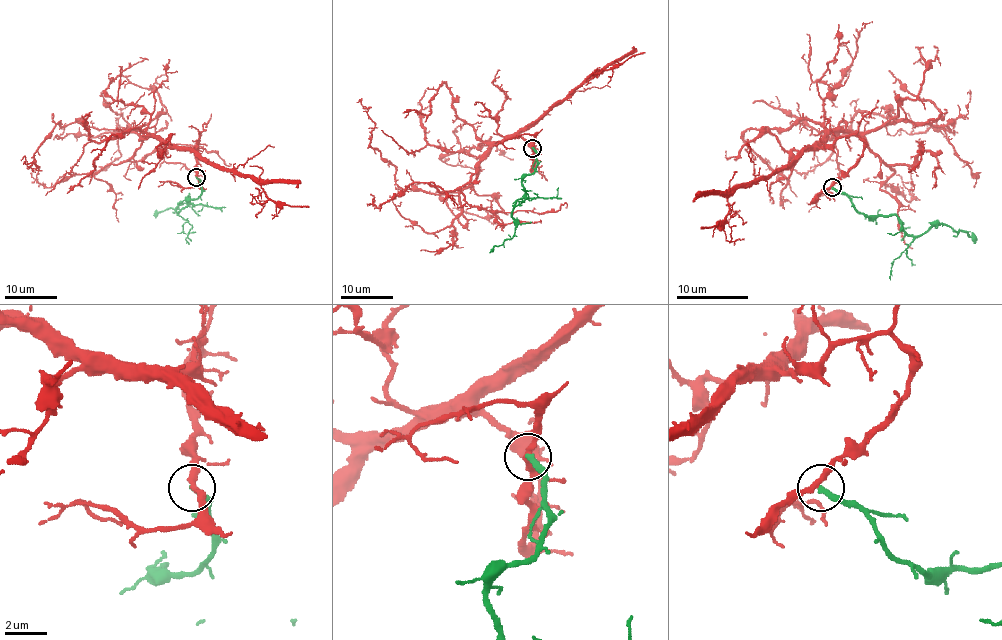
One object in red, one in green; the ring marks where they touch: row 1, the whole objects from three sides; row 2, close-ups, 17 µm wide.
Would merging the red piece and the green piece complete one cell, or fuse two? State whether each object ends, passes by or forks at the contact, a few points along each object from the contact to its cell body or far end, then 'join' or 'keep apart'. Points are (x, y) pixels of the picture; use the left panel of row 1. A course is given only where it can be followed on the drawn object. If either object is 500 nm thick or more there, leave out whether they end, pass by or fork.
red passes by; green ends there; red runs (196, 177), (198, 139), (194, 147), (172, 147), (77, 122), (59, 122), (34, 156), (38, 166), (20, 160); green runs (196, 177), (201, 194), (196, 199), (187, 198), (187, 205), (178, 212), (179, 204), (175, 209), (153, 215); keep apart

